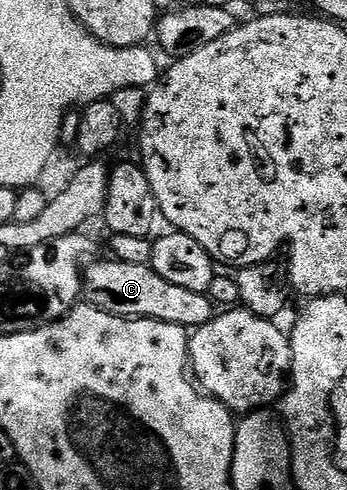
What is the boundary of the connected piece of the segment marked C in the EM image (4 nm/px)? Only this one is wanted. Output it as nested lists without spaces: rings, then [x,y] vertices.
[[[114,258],[106,259],[107,260],[96,259],[94,262],[91,262],[96,262],[96,264],[91,264],[89,266],[86,265],[85,271],[83,273],[83,292],[85,293],[86,299],[92,306],[99,308],[102,312],[108,312],[109,314],[113,314],[114,316],[130,316],[132,320],[160,320],[161,322],[173,322],[177,326],[181,326],[182,328],[188,330],[194,330],[196,328],[200,328],[201,326],[205,326],[209,321],[212,320],[212,318],[214,318],[214,316],[216,316],[216,305],[212,303],[212,300],[208,296],[208,293],[194,292],[193,290],[184,290],[183,287],[177,286],[175,283],[169,282],[165,278],[161,278],[161,274],[157,274],[154,270],[152,270],[150,264],[142,264],[141,266],[137,266],[133,262],[121,262],[120,260],[116,260]]]

